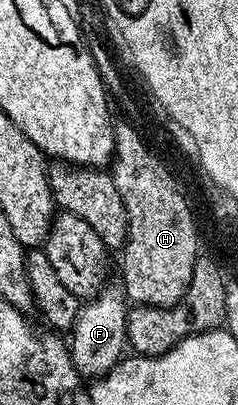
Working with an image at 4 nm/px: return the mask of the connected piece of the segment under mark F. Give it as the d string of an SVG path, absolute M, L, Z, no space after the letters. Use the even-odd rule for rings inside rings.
M103 288L97 294L97 296L99 295L98 298L95 296L81 306L72 330L74 338L69 338L68 341L70 357L74 360L74 367L86 379L105 377L111 369L118 365L128 349L126 344L127 298L117 288L115 288L116 290L105 289Z

